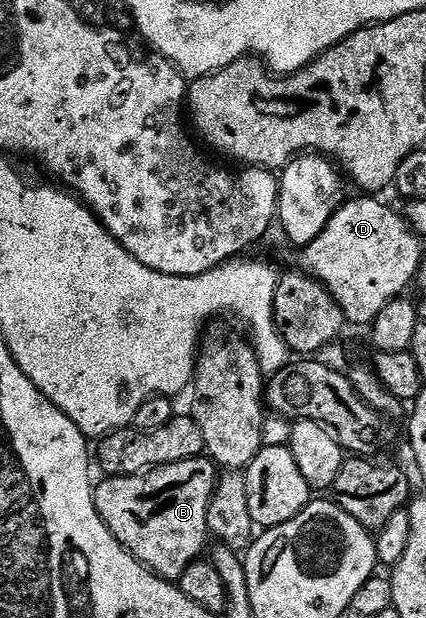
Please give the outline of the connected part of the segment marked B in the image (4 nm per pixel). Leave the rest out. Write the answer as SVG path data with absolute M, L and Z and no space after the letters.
M201 456L191 458L178 464L166 464L156 470L150 470L146 474L134 476L108 476L104 483L95 487L96 511L100 519L110 528L110 532L116 537L129 554L135 556L146 569L164 578L166 581L179 583L182 572L190 568L201 557L204 545L210 542L208 533L208 513L210 512L210 500L216 491L218 467L211 458Z

